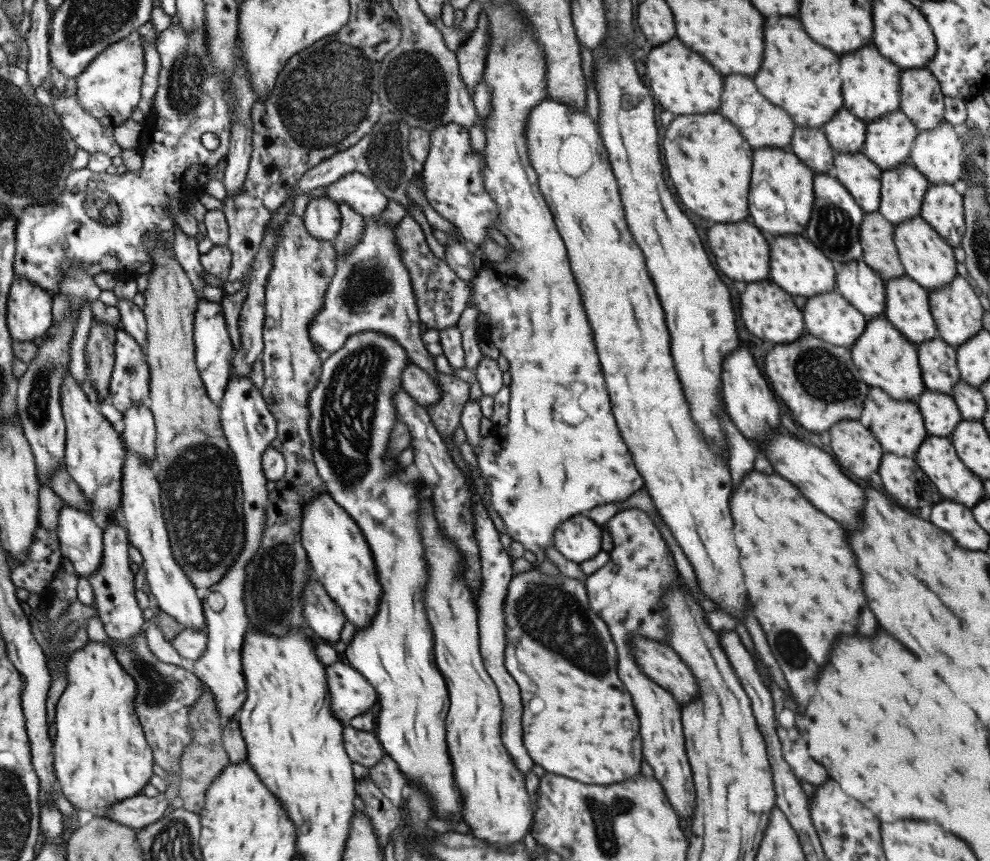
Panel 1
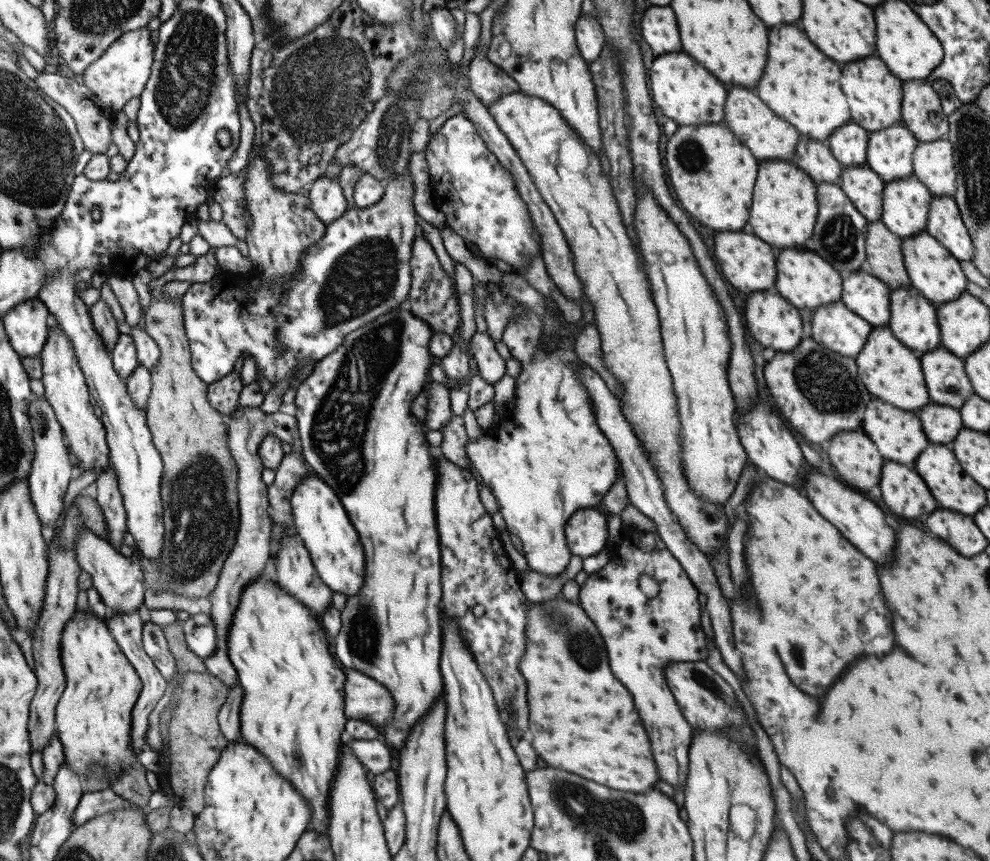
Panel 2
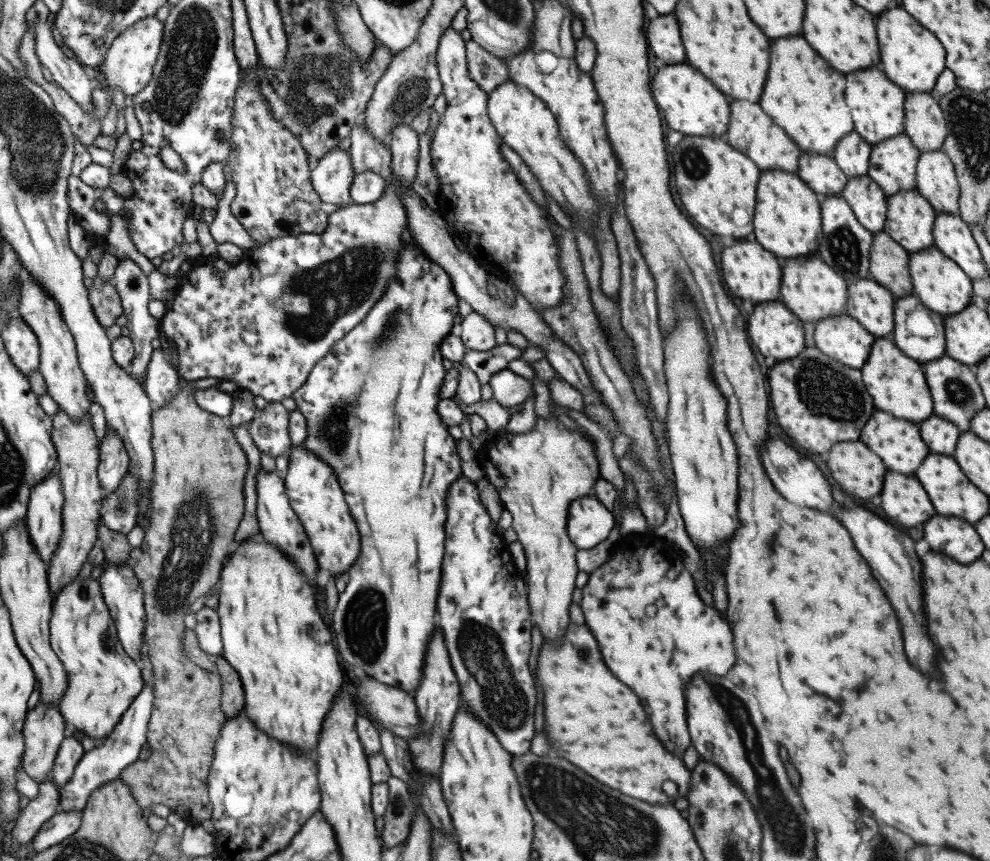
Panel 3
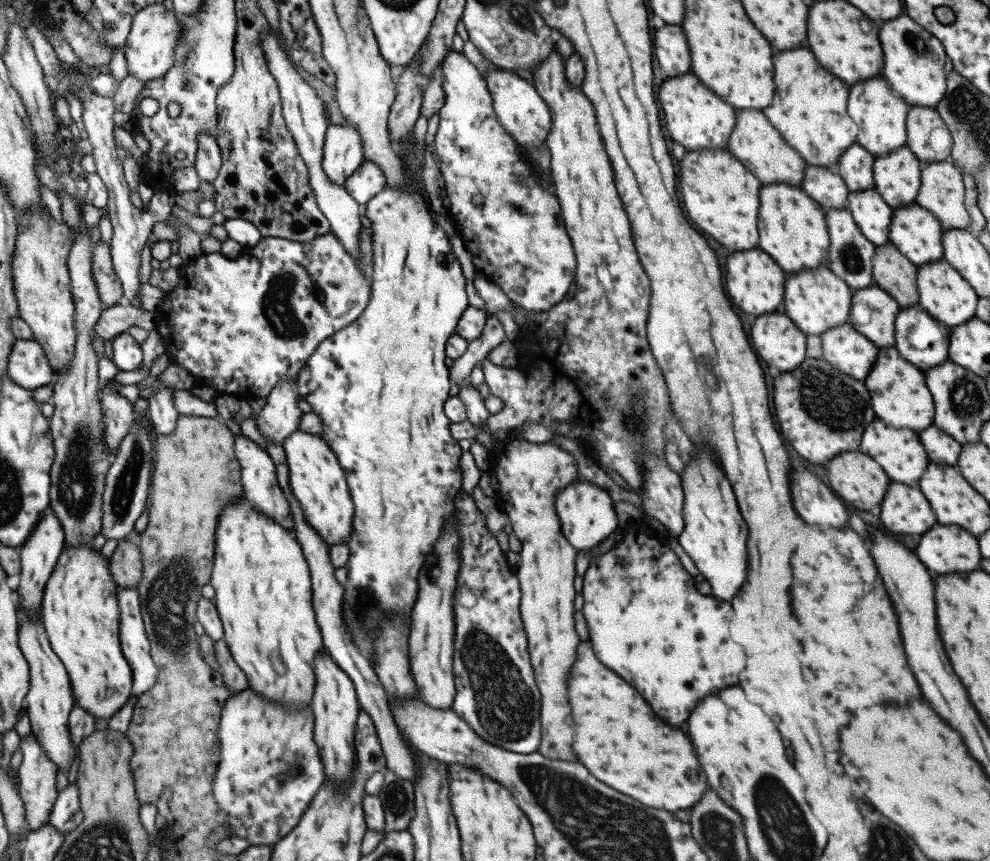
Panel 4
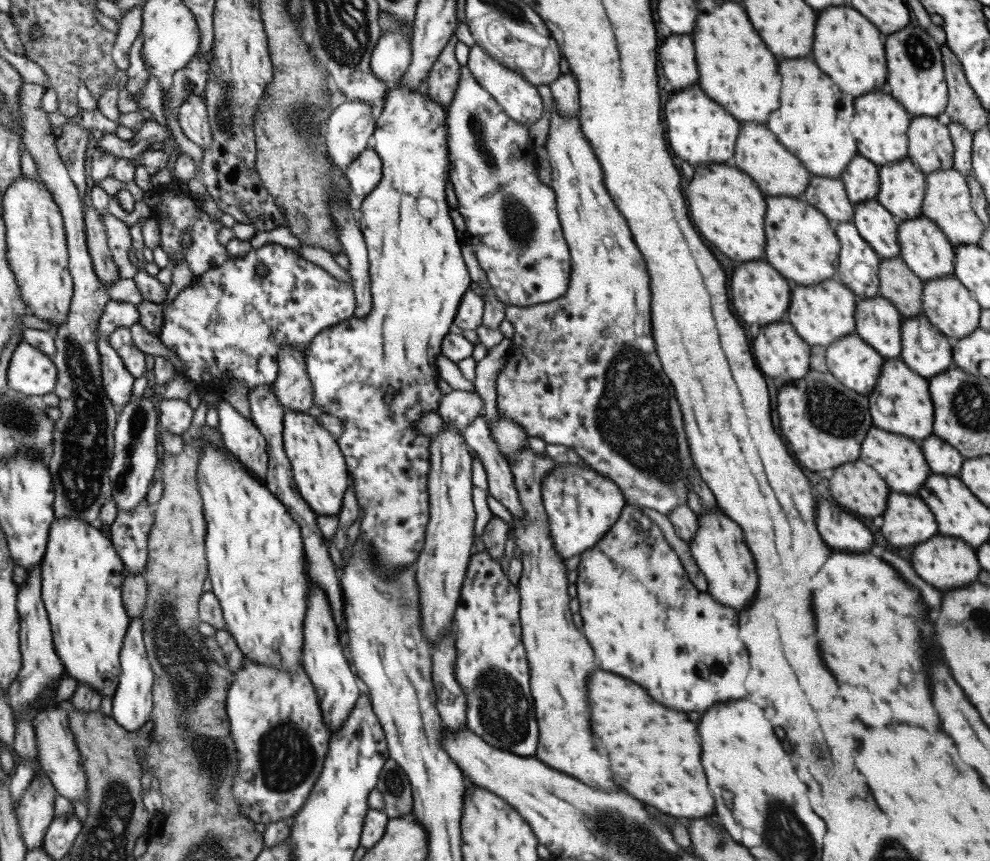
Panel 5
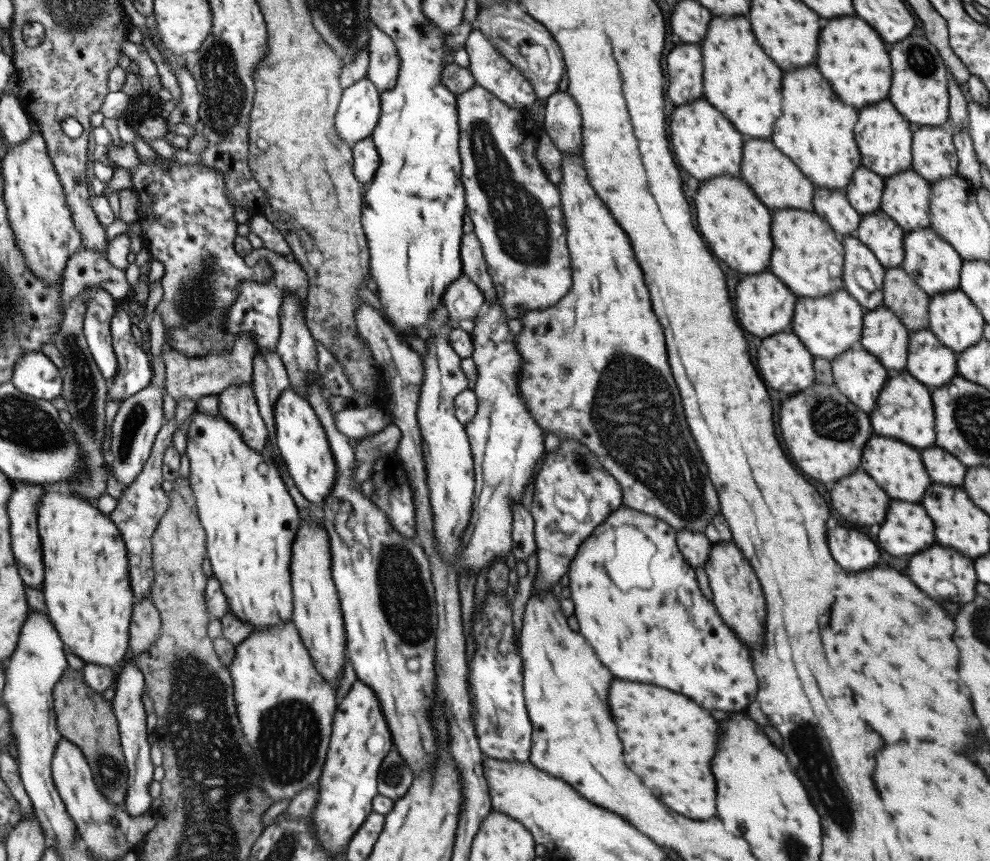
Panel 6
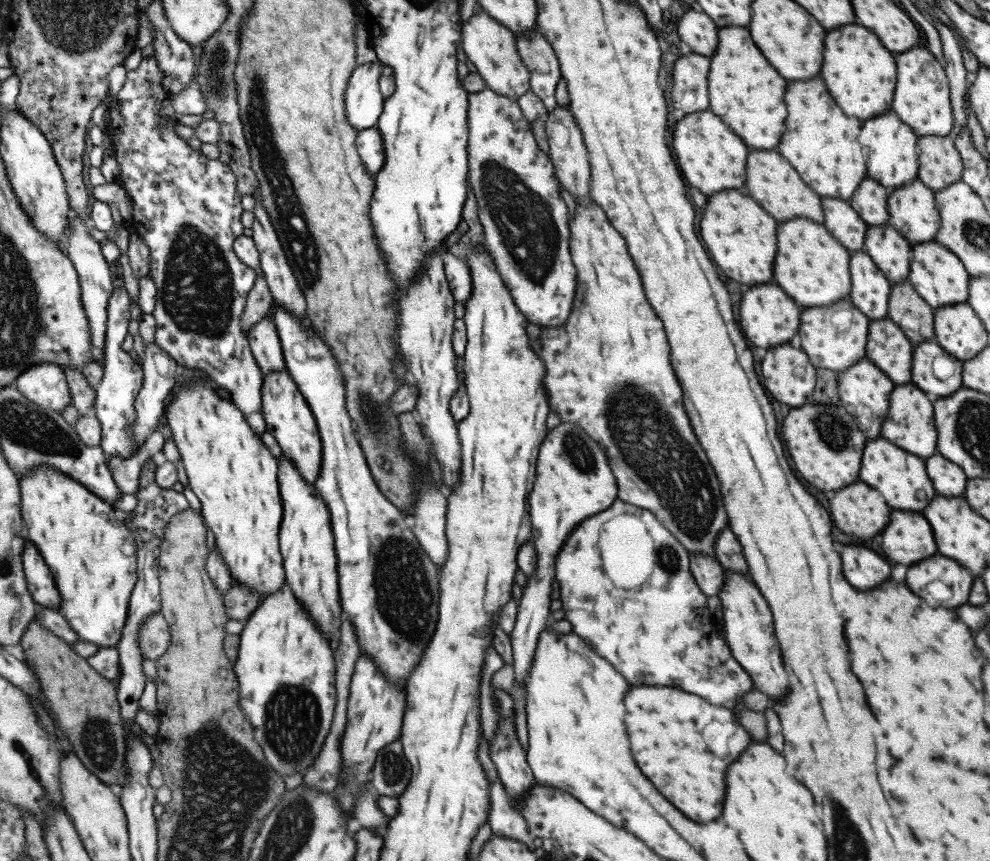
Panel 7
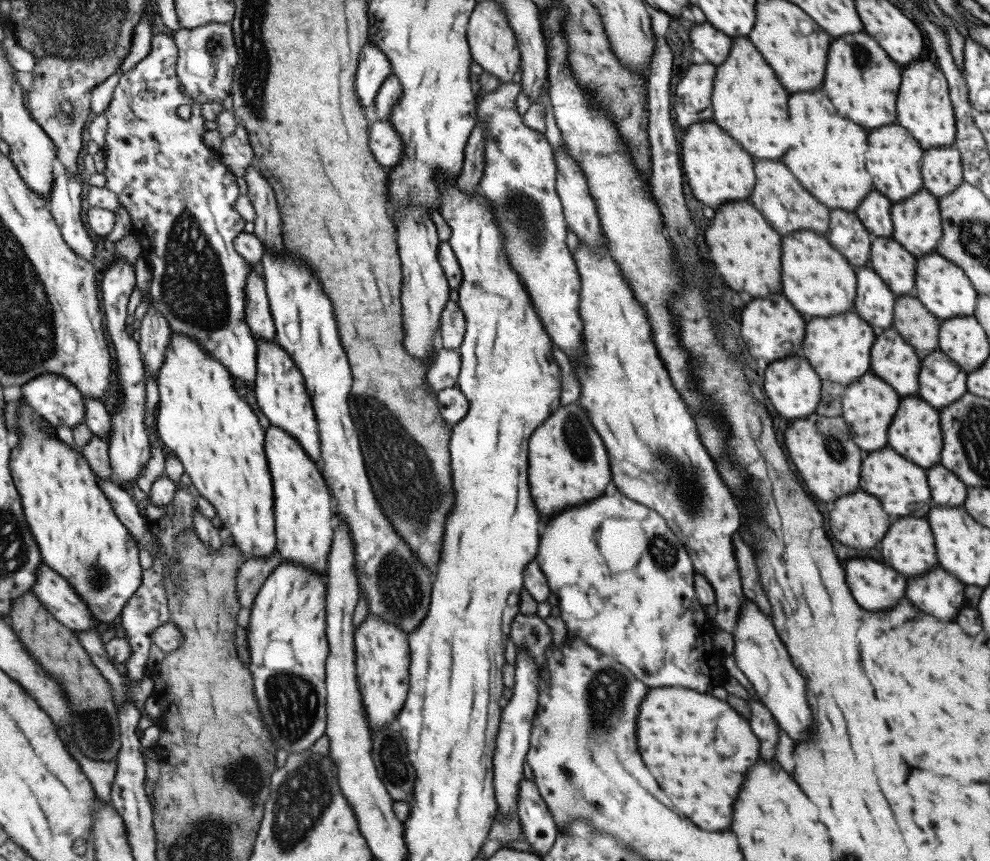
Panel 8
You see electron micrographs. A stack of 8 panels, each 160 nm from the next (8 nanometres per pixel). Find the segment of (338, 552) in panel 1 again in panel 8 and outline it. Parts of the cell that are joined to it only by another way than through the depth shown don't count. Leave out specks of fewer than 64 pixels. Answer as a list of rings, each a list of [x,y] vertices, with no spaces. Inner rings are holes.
[[[258,338],[256,344],[256,375],[253,382],[255,402],[271,426],[290,434],[311,462],[320,457],[316,418],[306,393],[303,377],[293,361],[276,342]]]

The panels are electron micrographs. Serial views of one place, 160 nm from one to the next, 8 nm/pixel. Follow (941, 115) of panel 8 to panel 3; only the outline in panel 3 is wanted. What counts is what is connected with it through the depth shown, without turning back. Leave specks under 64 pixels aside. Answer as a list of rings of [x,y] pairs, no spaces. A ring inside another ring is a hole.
[[[901,7],[887,9],[877,16],[877,44],[879,44],[879,60],[884,75],[905,94],[925,92],[933,94],[933,85],[939,73],[945,69],[945,51],[941,44]]]

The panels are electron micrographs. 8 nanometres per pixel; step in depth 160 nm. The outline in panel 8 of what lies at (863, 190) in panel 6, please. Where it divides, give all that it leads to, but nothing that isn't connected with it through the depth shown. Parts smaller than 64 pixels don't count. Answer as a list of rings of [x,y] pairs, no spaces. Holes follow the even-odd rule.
[[[871,190],[855,208],[854,213],[871,237],[891,237],[890,200]]]

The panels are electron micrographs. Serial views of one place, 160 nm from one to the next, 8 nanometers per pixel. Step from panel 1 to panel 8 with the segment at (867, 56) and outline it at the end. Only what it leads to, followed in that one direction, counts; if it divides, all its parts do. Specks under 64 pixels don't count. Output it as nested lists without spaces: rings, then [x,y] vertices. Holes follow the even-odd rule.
[[[897,124],[869,130],[867,132],[869,154],[865,154],[865,168],[871,174],[873,188],[886,196],[891,204],[915,194],[922,188],[920,165],[923,151],[905,128]]]

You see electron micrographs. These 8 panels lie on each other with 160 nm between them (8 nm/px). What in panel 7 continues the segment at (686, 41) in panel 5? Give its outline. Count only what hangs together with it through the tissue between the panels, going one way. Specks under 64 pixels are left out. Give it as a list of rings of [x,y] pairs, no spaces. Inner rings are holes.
[[[693,52],[679,56],[673,62],[671,72],[671,101],[673,108],[684,113],[702,111],[708,108],[707,73],[710,60]]]

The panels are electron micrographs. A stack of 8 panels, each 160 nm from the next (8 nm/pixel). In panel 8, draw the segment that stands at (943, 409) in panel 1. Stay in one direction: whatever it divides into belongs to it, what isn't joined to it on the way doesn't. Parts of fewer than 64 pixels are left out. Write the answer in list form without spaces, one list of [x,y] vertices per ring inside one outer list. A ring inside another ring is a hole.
[[[937,463],[925,470],[933,504],[937,506],[961,506],[965,500],[965,485],[943,465]]]

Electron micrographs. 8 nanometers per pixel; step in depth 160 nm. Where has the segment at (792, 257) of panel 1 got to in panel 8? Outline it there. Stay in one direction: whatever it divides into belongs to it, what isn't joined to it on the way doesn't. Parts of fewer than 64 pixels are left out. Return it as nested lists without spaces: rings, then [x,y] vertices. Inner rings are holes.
[[[855,310],[842,312],[829,318],[813,317],[806,319],[804,337],[800,342],[799,354],[807,359],[810,367],[820,380],[839,383],[842,386],[852,383],[865,372],[870,372],[870,348],[875,340],[875,330],[870,327]]]

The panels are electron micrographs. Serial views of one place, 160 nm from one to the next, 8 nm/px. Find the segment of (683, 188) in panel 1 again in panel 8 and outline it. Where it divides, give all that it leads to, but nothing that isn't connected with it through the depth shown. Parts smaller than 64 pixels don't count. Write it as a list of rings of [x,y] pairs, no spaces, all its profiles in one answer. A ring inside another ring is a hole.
[[[739,199],[724,202],[719,208],[714,210],[714,216],[707,222],[704,232],[704,239],[709,249],[709,258],[713,262],[715,270],[719,272],[722,280],[727,282],[735,292],[741,290],[747,292],[749,296],[765,298],[767,294],[773,294],[779,290],[779,236],[777,232],[763,220],[749,200]]]

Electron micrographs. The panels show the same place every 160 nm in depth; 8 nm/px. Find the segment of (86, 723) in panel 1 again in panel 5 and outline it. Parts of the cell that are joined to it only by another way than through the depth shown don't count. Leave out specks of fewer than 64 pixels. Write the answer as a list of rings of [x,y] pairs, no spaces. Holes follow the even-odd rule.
[[[75,517],[56,519],[49,531],[48,548],[42,562],[44,603],[50,616],[57,655],[64,661],[67,674],[78,684],[98,689],[102,696],[114,697],[120,686],[123,672],[121,656],[131,618],[124,603],[127,570],[112,538],[107,538],[101,528],[89,525],[87,521]]]

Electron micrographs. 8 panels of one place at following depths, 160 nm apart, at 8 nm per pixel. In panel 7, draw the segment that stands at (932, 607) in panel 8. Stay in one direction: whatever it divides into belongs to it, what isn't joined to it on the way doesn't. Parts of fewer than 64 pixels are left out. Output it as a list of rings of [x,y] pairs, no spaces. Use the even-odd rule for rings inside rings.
[[[936,552],[925,560],[919,560],[915,566],[907,568],[905,584],[909,586],[909,590],[913,594],[923,598],[929,606],[937,606],[937,600],[929,598],[925,586],[933,580],[941,580],[949,586],[952,595],[950,599],[939,602],[939,606],[951,606],[953,608],[953,606],[964,605],[968,600],[974,578],[965,568],[961,567],[955,560],[949,560],[941,553]]]

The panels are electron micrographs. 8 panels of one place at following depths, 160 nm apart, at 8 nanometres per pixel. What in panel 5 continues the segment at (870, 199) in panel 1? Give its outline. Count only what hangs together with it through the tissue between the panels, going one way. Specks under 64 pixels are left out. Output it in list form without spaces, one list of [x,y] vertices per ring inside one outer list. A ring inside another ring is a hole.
[[[875,198],[853,203],[852,223],[858,235],[878,254],[879,258],[893,258],[900,254],[896,241],[898,221]]]

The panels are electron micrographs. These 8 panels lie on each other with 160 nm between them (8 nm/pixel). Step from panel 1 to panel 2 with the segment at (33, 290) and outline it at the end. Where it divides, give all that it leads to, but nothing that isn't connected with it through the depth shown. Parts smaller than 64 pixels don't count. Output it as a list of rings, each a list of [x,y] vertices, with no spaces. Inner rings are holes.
[[[39,297],[22,303],[3,317],[4,325],[12,345],[22,358],[34,357],[40,355],[48,343],[52,314]]]

